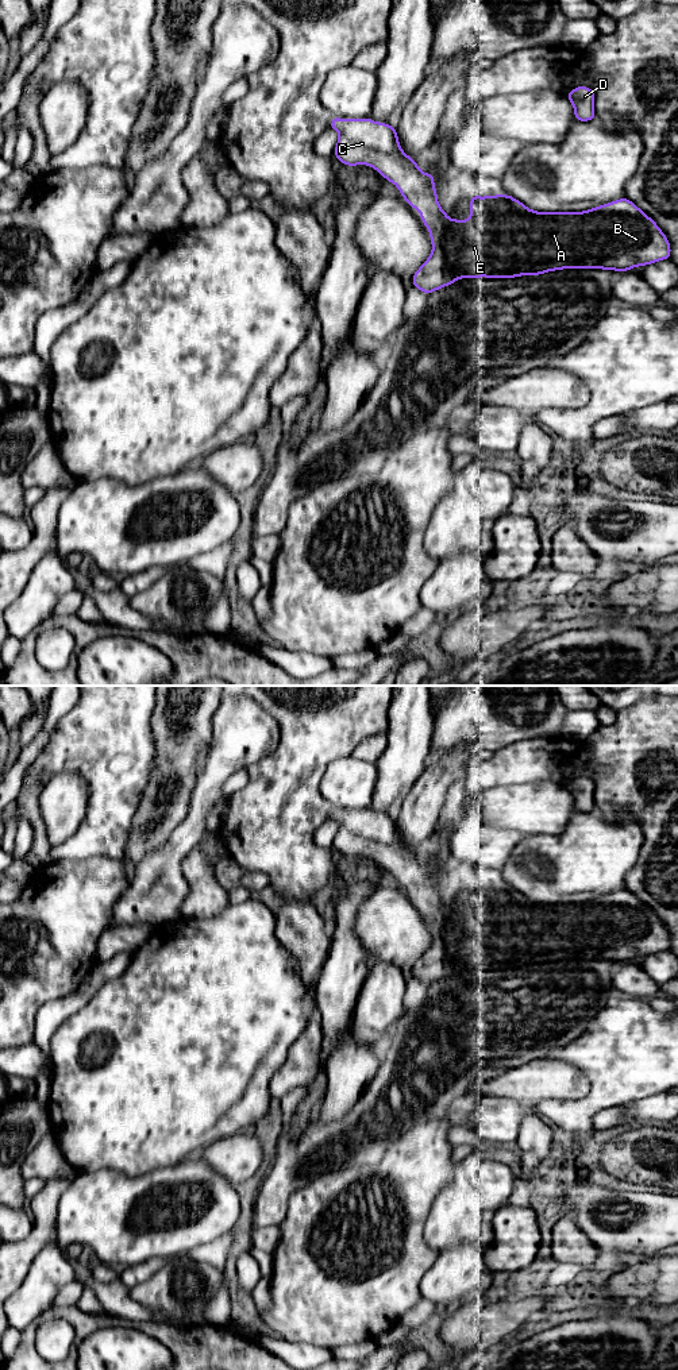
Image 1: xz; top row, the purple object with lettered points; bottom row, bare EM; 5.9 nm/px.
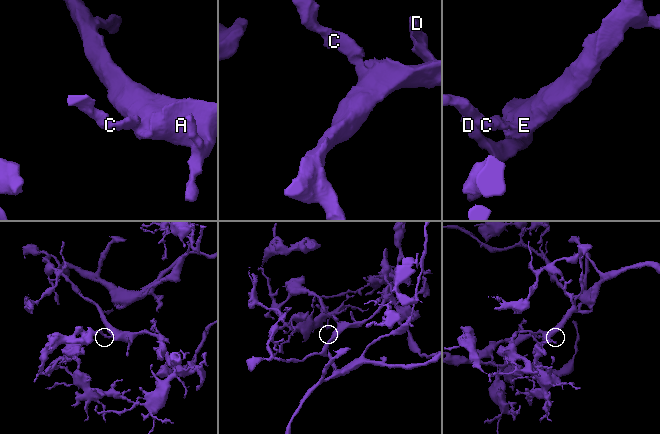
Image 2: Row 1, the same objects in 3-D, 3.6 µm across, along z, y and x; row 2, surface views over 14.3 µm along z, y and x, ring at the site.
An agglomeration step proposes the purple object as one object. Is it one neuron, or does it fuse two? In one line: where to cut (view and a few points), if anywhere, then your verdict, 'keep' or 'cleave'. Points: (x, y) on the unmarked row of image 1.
cut none; keep

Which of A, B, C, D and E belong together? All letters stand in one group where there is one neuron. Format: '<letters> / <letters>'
A B C D E

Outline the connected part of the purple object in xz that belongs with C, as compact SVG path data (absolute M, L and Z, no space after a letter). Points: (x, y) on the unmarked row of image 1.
M332 807L330 819L339 823L334 841L338 852L344 857L367 856L375 860L398 879L411 899L420 902L420 910L429 922L432 942L411 972L413 979L425 987L452 976L459 969L517 969L563 960L621 964L671 949L670 933L663 922L627 888L582 903L538 903L511 885L470 885L470 910L448 910L438 892L434 862L423 864L416 850L401 841L396 818L370 809Z

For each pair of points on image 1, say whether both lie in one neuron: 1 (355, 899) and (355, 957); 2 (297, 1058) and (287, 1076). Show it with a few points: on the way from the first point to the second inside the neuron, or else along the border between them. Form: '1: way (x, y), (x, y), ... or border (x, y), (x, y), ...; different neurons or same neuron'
1: way (346, 914), (346, 942); same neuron
2: way (297, 1062), (291, 1072); same neuron

